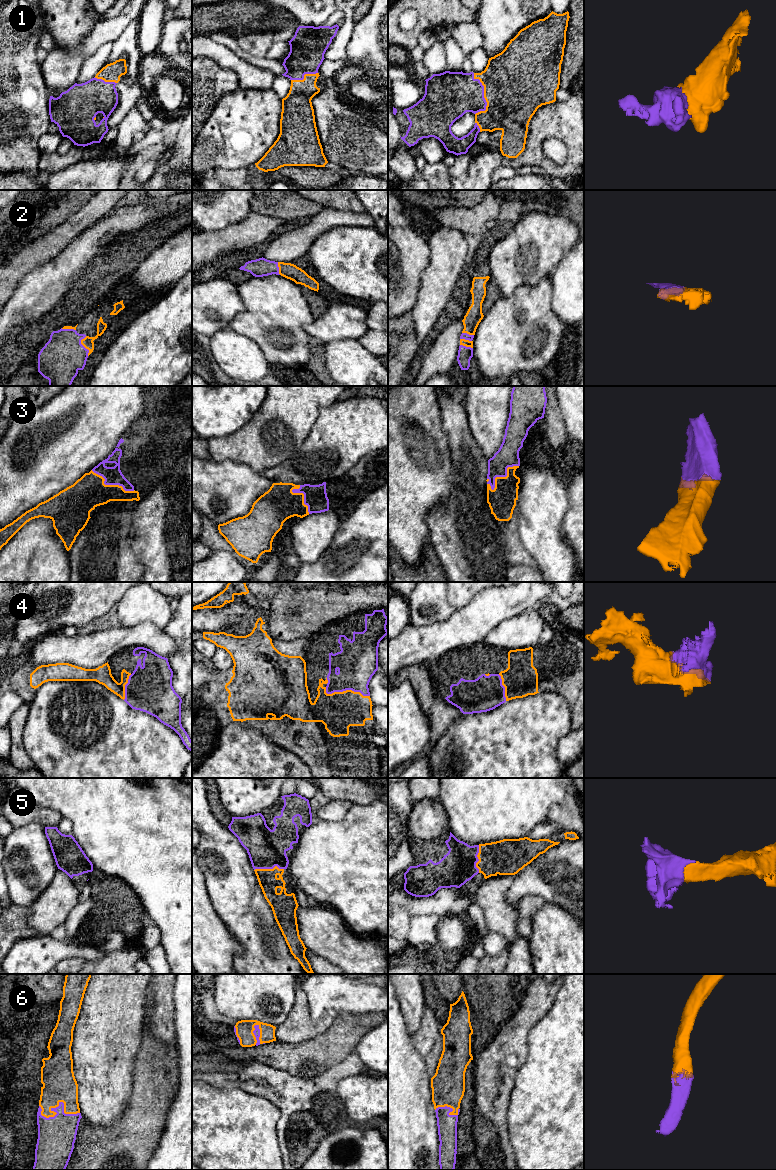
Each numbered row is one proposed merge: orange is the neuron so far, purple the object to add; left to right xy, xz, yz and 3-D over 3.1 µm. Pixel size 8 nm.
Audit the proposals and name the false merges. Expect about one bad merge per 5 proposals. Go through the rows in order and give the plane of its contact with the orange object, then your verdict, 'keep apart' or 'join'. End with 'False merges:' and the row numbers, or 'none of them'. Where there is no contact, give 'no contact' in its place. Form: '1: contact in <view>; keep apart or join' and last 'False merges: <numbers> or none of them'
1: contact in yz; join
2: contact in xy; join
3: contact in yz; join
4: contact in xz; join
5: contact in xz; join
6: contact in xy; join
False merges: none of them

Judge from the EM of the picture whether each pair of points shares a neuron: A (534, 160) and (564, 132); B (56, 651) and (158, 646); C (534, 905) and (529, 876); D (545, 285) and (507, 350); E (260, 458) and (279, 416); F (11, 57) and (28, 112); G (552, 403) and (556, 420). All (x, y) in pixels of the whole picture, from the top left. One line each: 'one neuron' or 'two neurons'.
A: one neuron
B: one neuron
C: two neurons
D: one neuron
E: one neuron
F: one neuron
G: one neuron

